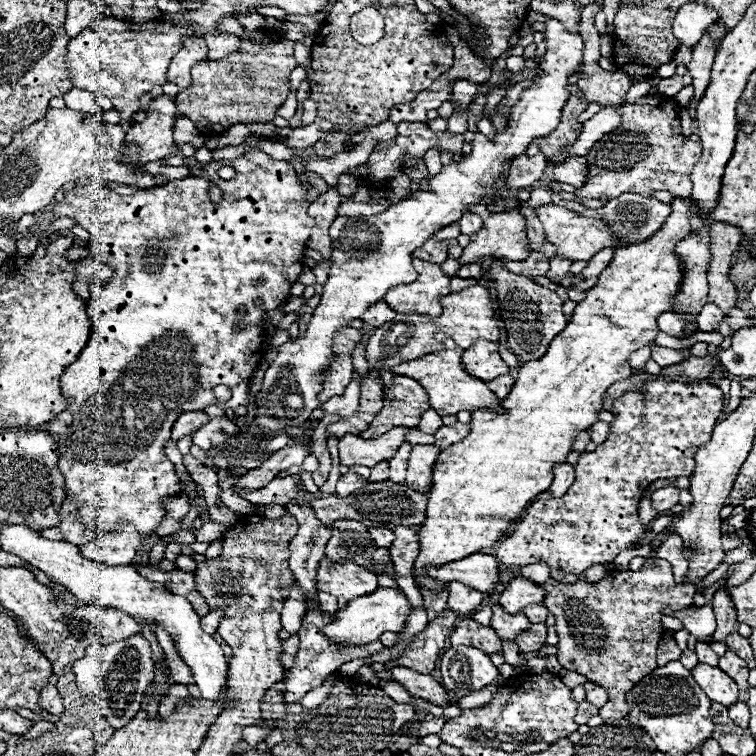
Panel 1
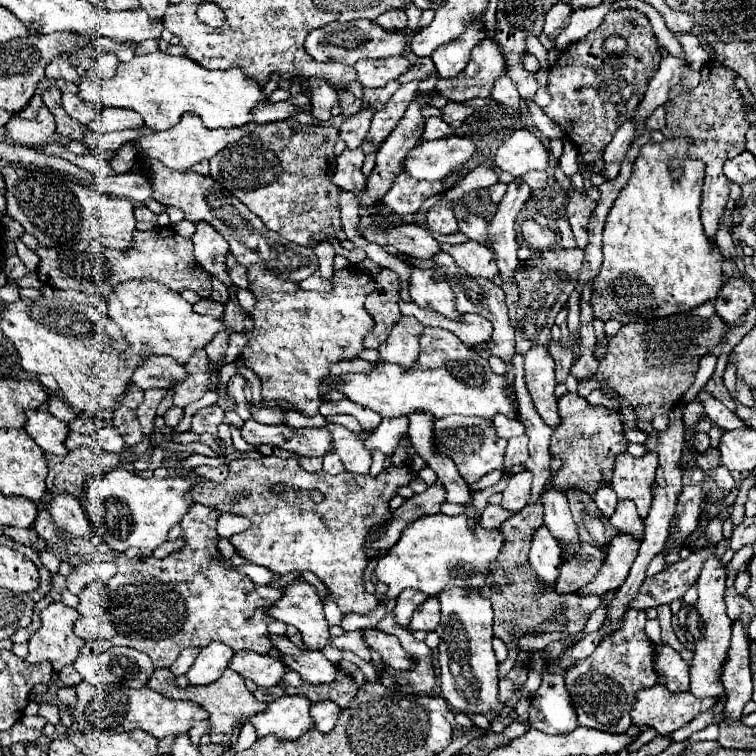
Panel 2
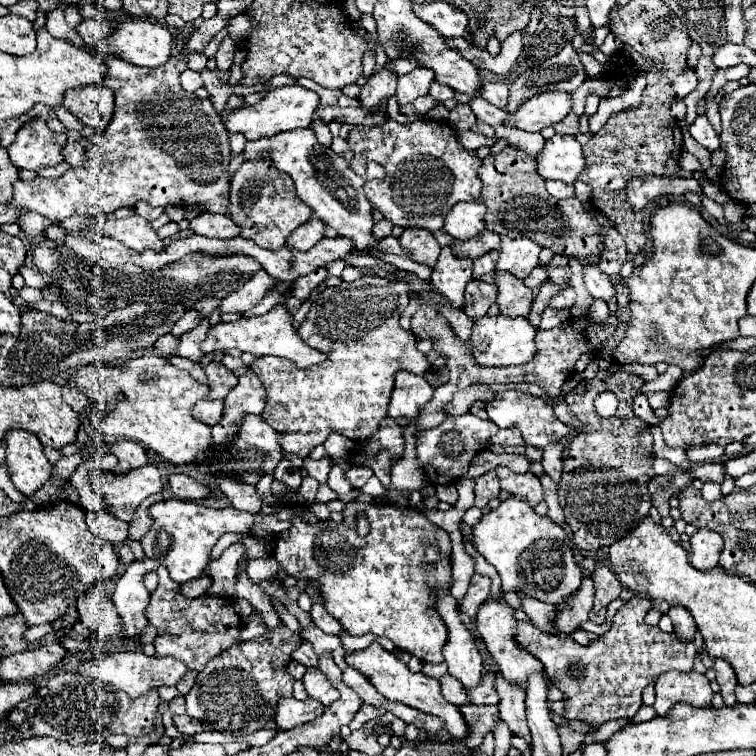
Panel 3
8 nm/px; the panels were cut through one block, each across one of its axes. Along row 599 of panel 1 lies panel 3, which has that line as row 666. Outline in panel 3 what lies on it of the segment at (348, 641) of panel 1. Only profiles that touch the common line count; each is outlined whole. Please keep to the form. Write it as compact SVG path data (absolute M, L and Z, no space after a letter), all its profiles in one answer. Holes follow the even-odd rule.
M372 642L368 648L348 654L344 660L348 664L352 664L354 668L358 668L362 674L366 674L370 678L370 682L378 688L378 692L384 698L396 700L396 702L402 702L402 704L406 704L410 708L416 708L416 710L422 710L426 714L438 716L442 720L442 724L444 724L444 732L452 740L464 740L468 736L470 730L468 730L468 724L466 724L464 716L460 714L458 708L454 708L454 704L444 700L444 696L440 692L440 682L434 680L434 678L424 676L422 672L418 672L418 674L410 672L404 662L400 662L392 652L386 652L384 648L380 648L378 642Z

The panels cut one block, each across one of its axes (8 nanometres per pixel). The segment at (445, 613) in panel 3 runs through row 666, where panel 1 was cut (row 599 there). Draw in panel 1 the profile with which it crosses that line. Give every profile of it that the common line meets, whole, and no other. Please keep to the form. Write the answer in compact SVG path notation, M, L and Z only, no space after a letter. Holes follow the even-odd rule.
M450 582L448 584L450 596L448 596L448 606L458 614L458 616L468 616L474 612L474 608L480 606L484 594L462 584L462 582Z

